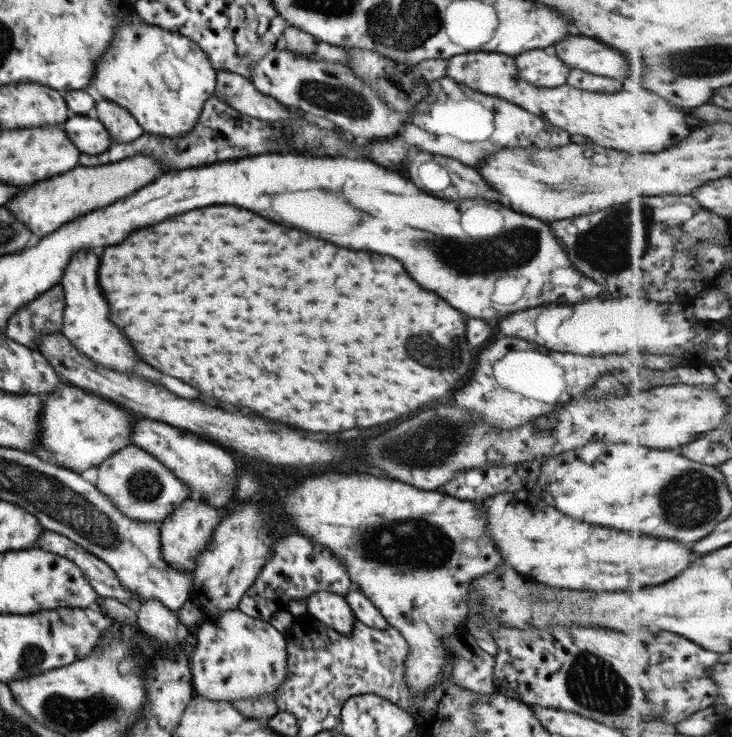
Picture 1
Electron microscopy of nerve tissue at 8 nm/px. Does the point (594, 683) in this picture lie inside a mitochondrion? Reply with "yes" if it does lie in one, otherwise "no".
yes

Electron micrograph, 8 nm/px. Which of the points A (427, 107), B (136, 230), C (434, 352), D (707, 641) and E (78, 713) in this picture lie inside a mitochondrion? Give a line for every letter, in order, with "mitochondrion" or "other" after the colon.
A: other
B: other
C: mitochondrion
D: other
E: mitochondrion

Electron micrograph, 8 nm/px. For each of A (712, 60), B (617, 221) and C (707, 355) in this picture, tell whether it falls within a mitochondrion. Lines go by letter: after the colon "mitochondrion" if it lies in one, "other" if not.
A: mitochondrion
B: mitochondrion
C: other

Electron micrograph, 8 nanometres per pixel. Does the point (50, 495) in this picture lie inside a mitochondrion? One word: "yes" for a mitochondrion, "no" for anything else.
yes

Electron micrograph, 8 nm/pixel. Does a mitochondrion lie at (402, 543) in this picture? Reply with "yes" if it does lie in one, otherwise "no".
yes

